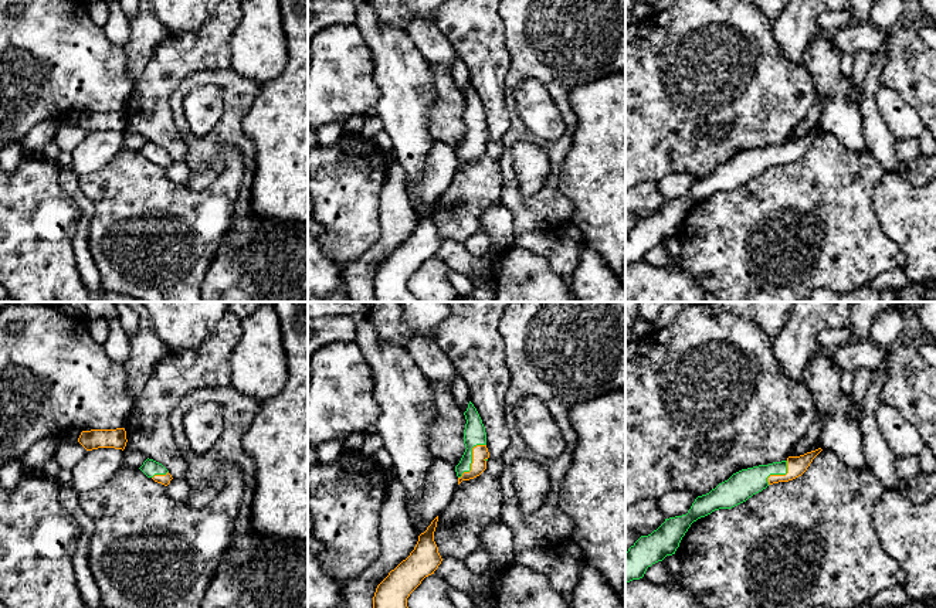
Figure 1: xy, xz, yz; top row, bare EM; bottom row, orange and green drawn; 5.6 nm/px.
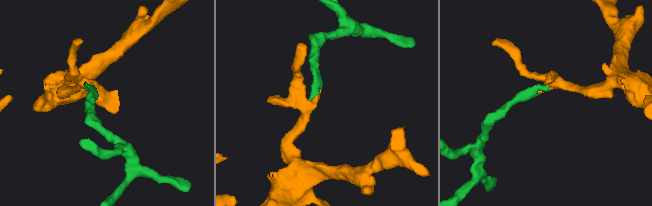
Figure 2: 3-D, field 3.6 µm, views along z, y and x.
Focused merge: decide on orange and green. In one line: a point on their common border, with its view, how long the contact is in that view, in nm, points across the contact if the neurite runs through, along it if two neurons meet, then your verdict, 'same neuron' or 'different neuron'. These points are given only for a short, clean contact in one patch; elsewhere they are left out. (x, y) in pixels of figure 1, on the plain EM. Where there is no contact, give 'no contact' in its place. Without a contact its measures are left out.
meets orange in xz at (472, 141); contact 260 nm long; runs through xz (480, 135), (472, 141), (474, 116); same neuron

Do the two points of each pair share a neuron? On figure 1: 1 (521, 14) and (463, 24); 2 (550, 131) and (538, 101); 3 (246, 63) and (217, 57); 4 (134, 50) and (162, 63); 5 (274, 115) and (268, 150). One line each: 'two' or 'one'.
1: two
2: one
3: two
4: two
5: one

